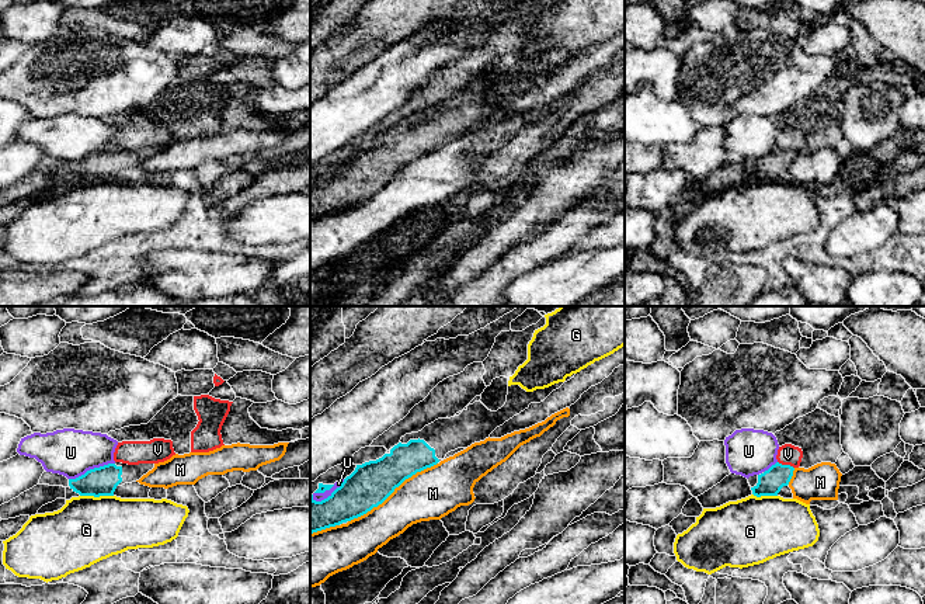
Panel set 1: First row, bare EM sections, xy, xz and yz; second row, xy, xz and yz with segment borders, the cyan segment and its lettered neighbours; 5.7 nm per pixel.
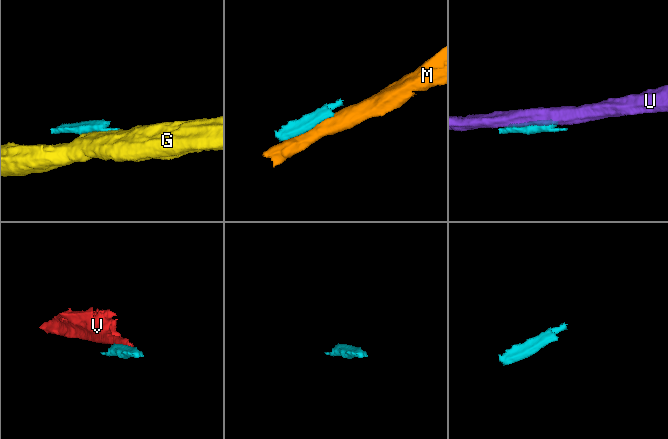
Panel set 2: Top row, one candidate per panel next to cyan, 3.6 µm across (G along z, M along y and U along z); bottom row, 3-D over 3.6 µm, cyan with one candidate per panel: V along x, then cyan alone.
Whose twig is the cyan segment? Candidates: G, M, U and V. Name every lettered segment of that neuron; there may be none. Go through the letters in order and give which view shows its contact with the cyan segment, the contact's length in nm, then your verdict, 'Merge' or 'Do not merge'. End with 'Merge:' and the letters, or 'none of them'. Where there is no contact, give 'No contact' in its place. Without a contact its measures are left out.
G: Touches cyan in xy. Shared border 190 nm. Do not merge
M: Touches cyan in xz. Shared border 600 nm. Do not merge
U: Touches cyan in xy. Shared border 280 nm. Do not merge
V: Touches cyan in yz. Shared border 100 nm. Do not merge
Merge: none of them

